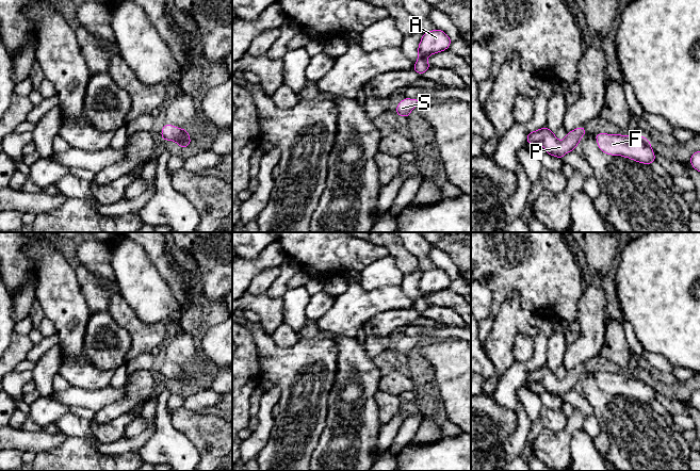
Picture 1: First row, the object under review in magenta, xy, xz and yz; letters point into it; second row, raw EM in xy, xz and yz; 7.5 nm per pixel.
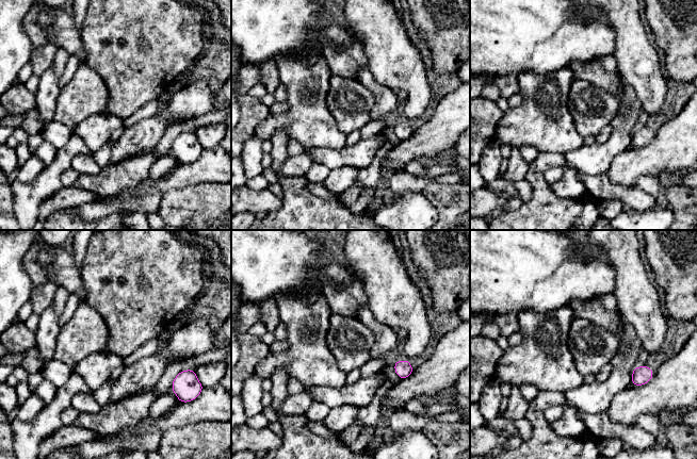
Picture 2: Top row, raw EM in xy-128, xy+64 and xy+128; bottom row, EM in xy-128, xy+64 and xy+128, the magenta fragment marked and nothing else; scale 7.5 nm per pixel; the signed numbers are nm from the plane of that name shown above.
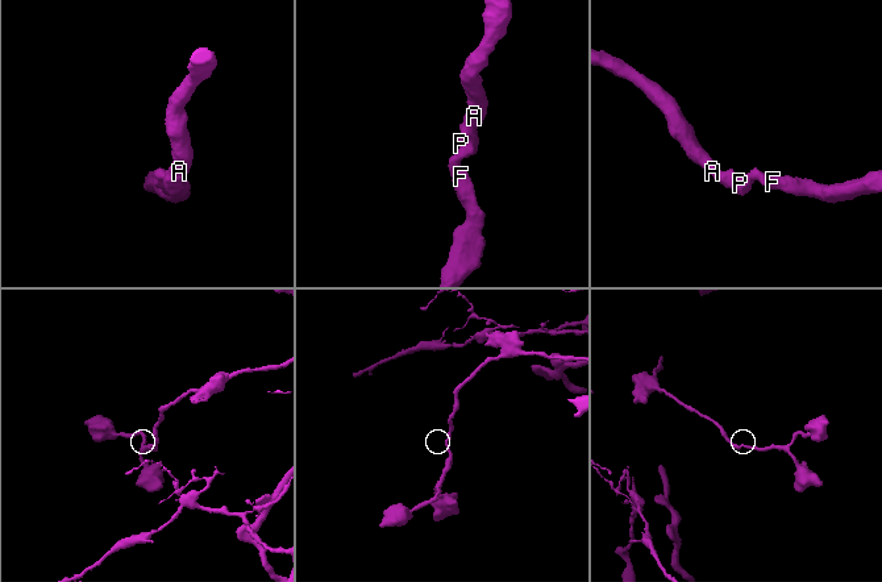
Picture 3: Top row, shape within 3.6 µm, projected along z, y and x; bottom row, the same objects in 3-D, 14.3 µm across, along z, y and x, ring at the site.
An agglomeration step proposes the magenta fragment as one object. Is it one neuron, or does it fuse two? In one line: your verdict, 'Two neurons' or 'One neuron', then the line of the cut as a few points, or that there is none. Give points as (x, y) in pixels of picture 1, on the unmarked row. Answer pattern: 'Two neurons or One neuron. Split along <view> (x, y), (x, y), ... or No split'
One neuron. No split

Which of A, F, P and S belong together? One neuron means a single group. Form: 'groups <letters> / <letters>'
groups A F P S

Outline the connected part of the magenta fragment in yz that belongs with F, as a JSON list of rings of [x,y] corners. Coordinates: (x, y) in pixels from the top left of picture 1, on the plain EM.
[[[595,372],[600,389],[609,394],[621,394],[641,403],[652,403],[656,396],[650,379],[642,374]]]

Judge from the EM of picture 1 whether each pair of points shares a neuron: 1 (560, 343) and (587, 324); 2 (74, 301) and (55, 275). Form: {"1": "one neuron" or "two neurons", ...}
{"1": "two neurons", "2": "one neuron"}

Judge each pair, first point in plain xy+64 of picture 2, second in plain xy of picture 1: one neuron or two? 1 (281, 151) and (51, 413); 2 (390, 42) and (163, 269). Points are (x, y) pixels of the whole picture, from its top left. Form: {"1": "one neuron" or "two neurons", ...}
{"1": "two neurons", "2": "two neurons"}

